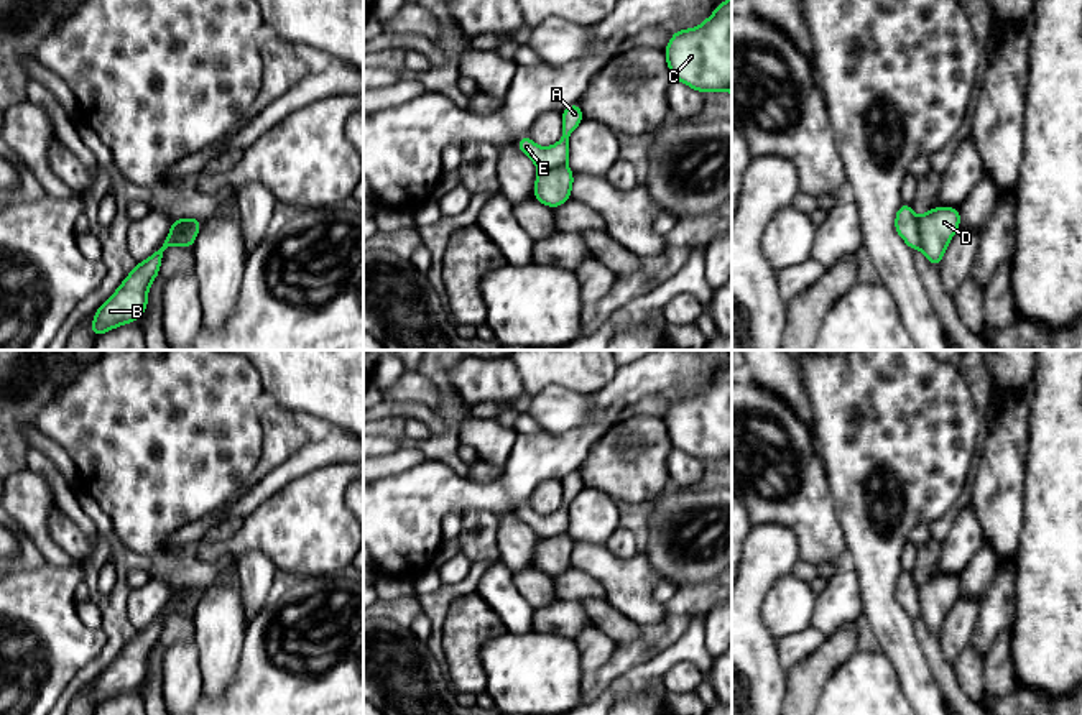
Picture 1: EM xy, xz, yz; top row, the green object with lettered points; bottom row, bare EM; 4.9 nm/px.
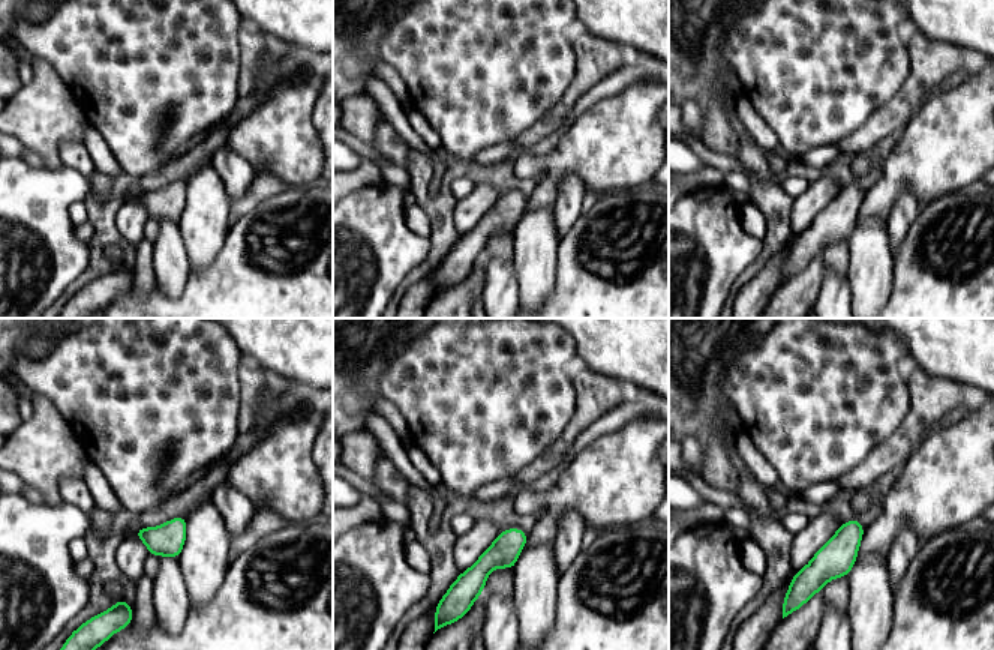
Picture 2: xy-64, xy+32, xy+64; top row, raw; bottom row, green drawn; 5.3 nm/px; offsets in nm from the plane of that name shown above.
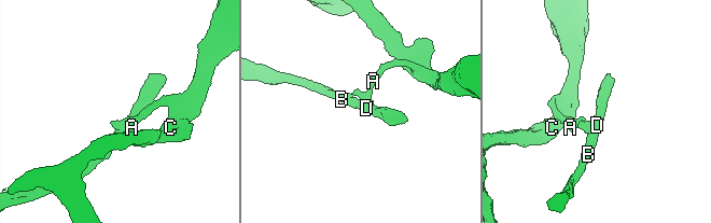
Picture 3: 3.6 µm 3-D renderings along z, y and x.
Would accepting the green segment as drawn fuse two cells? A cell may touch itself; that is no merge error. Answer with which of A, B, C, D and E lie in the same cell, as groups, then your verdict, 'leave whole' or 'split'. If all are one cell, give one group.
groups A C E / B D; split

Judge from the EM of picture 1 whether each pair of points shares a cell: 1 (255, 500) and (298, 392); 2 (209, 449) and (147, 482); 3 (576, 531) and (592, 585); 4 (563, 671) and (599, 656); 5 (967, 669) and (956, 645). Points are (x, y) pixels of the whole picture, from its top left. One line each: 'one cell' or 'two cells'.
1: two cells
2: one cell
3: two cells
4: two cells
5: one cell

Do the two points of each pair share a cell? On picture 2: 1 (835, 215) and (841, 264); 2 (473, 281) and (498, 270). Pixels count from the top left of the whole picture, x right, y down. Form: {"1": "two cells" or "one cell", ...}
{"1": "two cells", "2": "two cells"}

